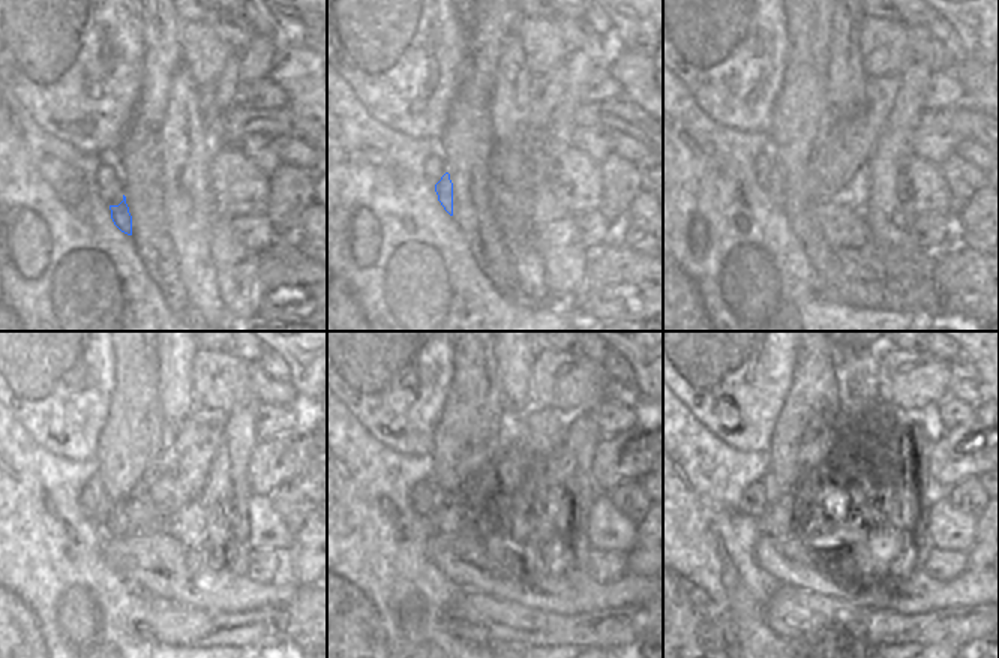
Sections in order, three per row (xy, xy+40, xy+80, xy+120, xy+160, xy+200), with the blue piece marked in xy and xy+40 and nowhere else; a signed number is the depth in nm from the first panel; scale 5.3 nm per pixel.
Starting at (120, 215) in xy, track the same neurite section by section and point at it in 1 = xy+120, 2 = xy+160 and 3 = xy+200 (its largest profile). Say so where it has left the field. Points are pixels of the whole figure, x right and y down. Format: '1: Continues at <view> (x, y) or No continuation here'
1: Continues at xy+120 (105, 507)
2: Continues at xy+160 (441, 496)
3: Continues at xy+200 (773, 492)

